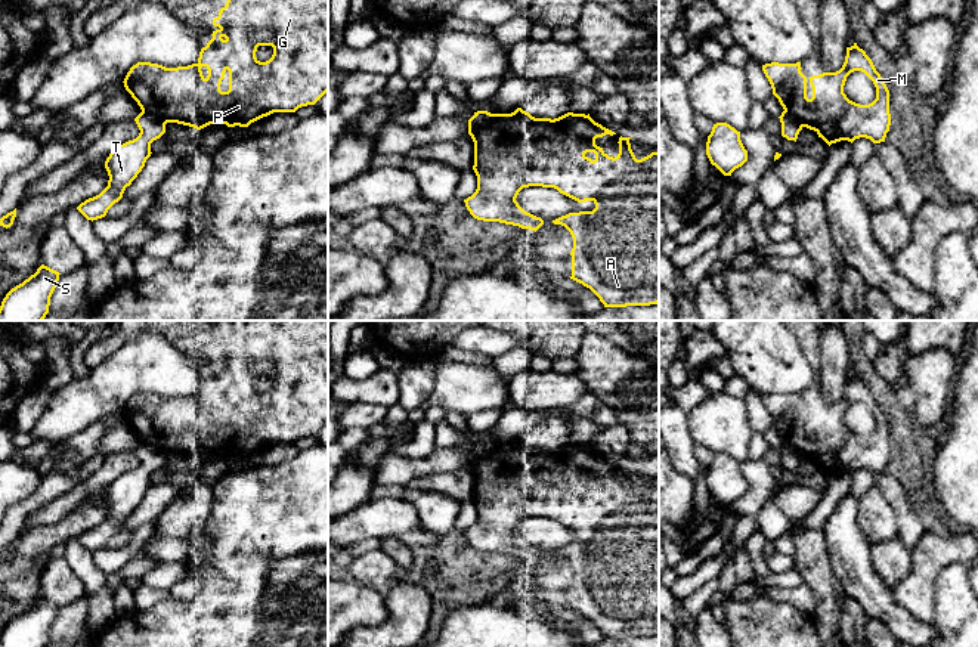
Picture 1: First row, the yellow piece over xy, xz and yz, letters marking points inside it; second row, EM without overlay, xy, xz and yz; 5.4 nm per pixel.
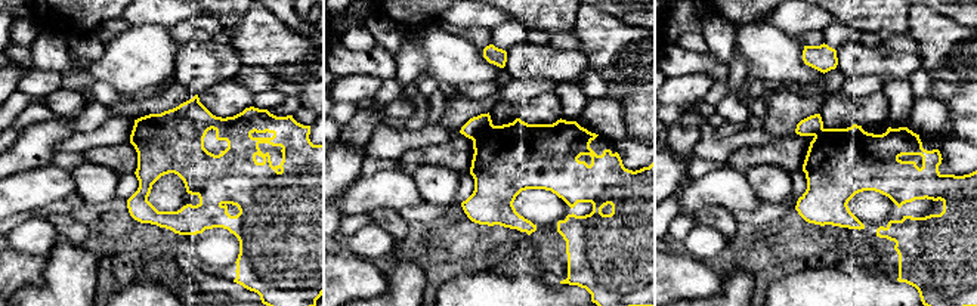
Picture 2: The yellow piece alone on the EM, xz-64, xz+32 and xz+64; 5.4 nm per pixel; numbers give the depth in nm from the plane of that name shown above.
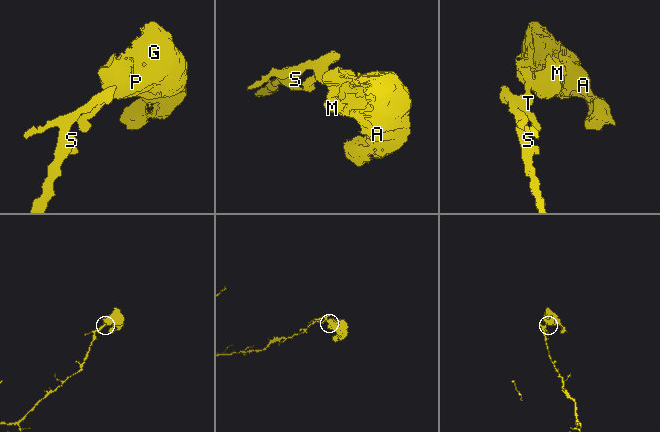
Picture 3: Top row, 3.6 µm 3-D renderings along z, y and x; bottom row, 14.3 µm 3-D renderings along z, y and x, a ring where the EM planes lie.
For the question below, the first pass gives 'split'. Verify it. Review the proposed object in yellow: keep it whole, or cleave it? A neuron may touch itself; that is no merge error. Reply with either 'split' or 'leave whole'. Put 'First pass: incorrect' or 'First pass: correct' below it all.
split
First pass: correct

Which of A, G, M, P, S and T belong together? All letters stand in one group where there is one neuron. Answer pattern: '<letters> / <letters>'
A G M P / S T

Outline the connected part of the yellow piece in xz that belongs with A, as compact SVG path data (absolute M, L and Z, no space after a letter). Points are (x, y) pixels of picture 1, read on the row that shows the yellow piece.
M517 108L511 114L493 114L471 136L474 142L474 165L477 176L476 192L464 199L470 214L483 222L499 222L522 229L538 230L544 220L524 211L516 201L519 192L529 186L554 188L560 194L578 201L592 201L592 211L569 213L553 220L564 226L572 238L570 279L589 288L604 307L650 306L659 303L659 152L637 160L629 139L619 137L619 154L609 157L595 145L597 137L616 134L595 123L589 114L567 112L558 118L535 118Z

